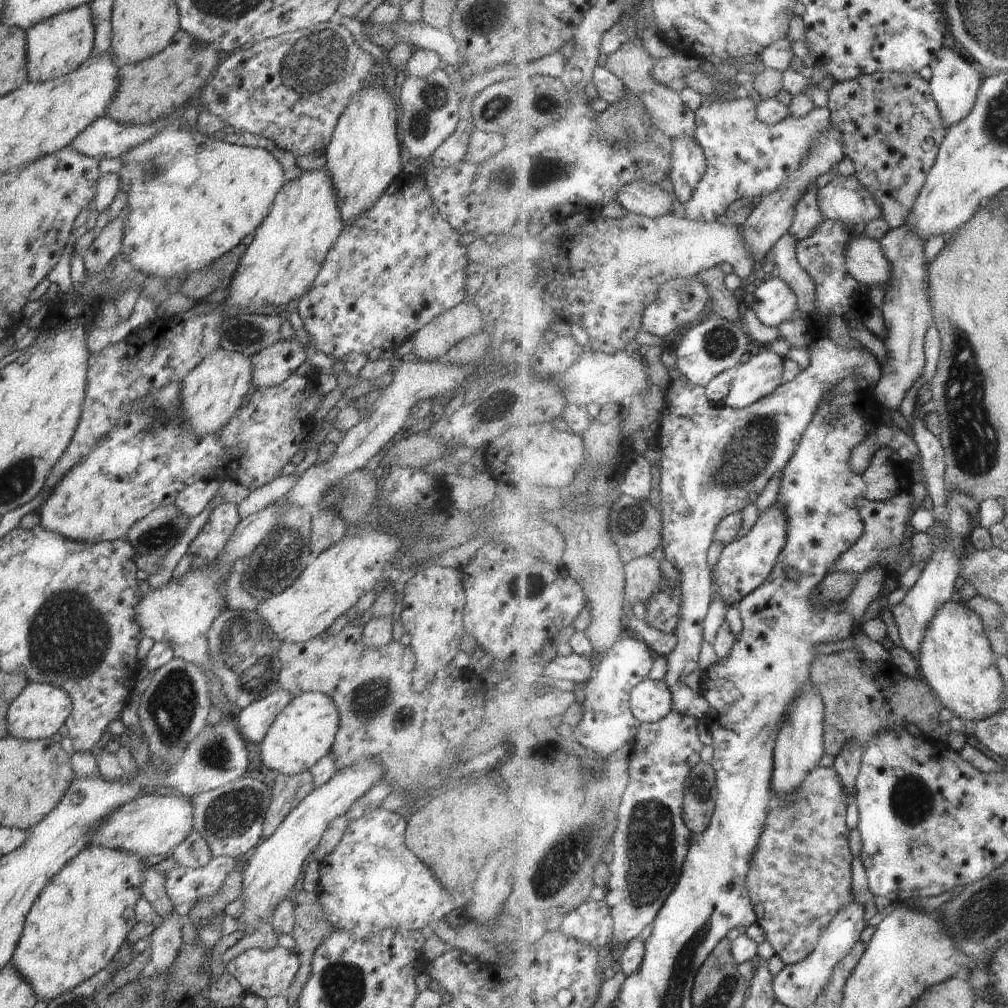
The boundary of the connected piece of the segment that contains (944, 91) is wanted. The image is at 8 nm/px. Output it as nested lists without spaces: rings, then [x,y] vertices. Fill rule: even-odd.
[[[950,42],[936,56],[931,64],[931,70],[933,71],[930,80],[933,95],[943,112],[948,127],[962,123],[975,110],[976,100],[979,100],[980,88],[983,88],[985,78],[982,78],[982,74],[976,70],[972,60]]]

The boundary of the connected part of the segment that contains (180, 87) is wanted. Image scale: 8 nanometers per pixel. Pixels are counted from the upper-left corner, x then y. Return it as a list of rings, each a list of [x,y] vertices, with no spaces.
[[[178,30],[170,44],[156,56],[119,68],[119,83],[113,99],[105,110],[110,120],[126,126],[151,125],[172,115],[188,98],[198,95],[208,76],[214,74],[220,53],[211,45],[201,43],[185,30]]]

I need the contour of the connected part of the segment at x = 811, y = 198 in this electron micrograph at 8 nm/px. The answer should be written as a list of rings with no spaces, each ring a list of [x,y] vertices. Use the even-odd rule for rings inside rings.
[[[812,185],[797,204],[795,223],[789,232],[797,241],[814,236],[826,220],[819,201],[819,192],[818,185]]]

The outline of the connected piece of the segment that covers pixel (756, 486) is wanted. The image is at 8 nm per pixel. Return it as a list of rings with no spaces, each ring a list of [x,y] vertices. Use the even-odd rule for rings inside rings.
[[[824,332],[816,336],[809,349],[812,352],[811,363],[798,378],[784,382],[778,391],[745,409],[712,404],[710,397],[707,395],[707,387],[694,384],[686,376],[672,381],[668,388],[667,408],[654,431],[660,450],[659,463],[662,472],[659,488],[661,498],[658,502],[665,522],[663,546],[666,558],[670,559],[680,569],[684,593],[681,621],[676,632],[678,644],[668,656],[669,673],[665,680],[674,693],[675,710],[699,719],[704,719],[704,716],[710,712],[712,705],[705,697],[705,693],[698,694],[696,690],[692,690],[686,680],[700,666],[698,662],[700,662],[702,644],[705,641],[705,624],[714,601],[714,584],[716,582],[714,581],[709,554],[712,545],[717,541],[716,535],[719,526],[727,516],[740,512],[744,508],[748,508],[750,504],[758,502],[758,498],[762,496],[762,492],[766,490],[770,480],[777,476],[781,470],[784,471],[791,463],[796,451],[799,450],[800,443],[803,442],[808,427],[811,426],[818,412],[820,402],[826,398],[828,392],[838,382],[852,376],[856,372],[856,368],[863,376],[863,384],[868,386],[876,388],[883,377],[884,366],[882,366],[881,360],[869,349],[862,348],[860,351],[857,349],[850,351],[840,342],[836,343],[834,339],[830,339]]]

